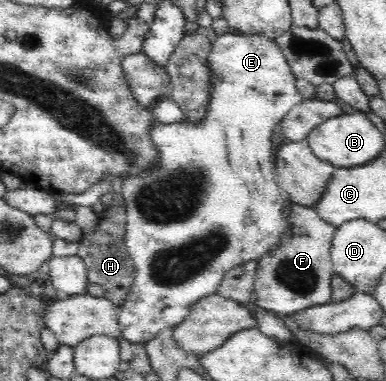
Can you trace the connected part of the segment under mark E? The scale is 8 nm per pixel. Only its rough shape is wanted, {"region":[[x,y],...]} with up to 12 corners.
{"region":[[229,29],[207,116],[157,124],[121,183],[146,343],[281,242],[273,126],[304,96]]}

